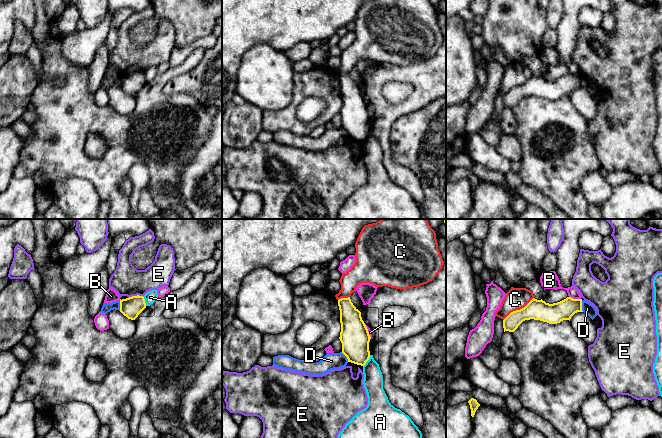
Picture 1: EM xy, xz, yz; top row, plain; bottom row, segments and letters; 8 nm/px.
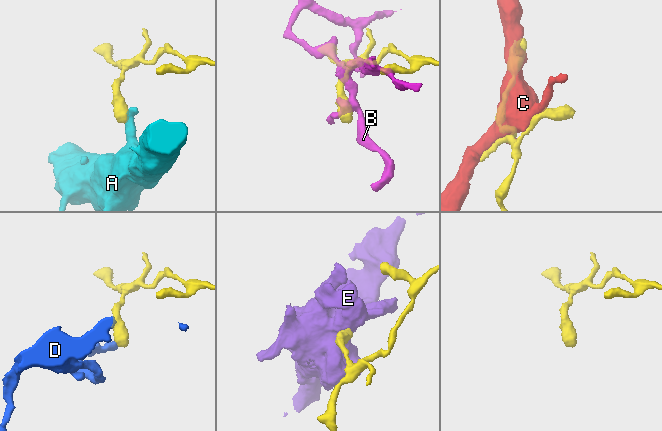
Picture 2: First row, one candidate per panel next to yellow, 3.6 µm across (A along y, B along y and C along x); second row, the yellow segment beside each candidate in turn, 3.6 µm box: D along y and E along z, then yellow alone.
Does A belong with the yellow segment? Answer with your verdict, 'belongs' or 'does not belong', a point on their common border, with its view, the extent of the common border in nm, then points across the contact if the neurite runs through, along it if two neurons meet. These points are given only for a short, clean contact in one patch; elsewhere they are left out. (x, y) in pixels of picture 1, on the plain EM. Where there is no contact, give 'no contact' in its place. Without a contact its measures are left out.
does not belong | xz (367, 136) | 110 nm | along xz (370, 131), (363, 142)

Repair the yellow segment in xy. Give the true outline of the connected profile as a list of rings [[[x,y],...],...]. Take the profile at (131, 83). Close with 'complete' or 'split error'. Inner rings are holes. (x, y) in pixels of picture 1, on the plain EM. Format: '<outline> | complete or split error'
[[[143,72],[120,75],[120,88],[128,95],[135,96],[145,84],[146,79]]] | complete

